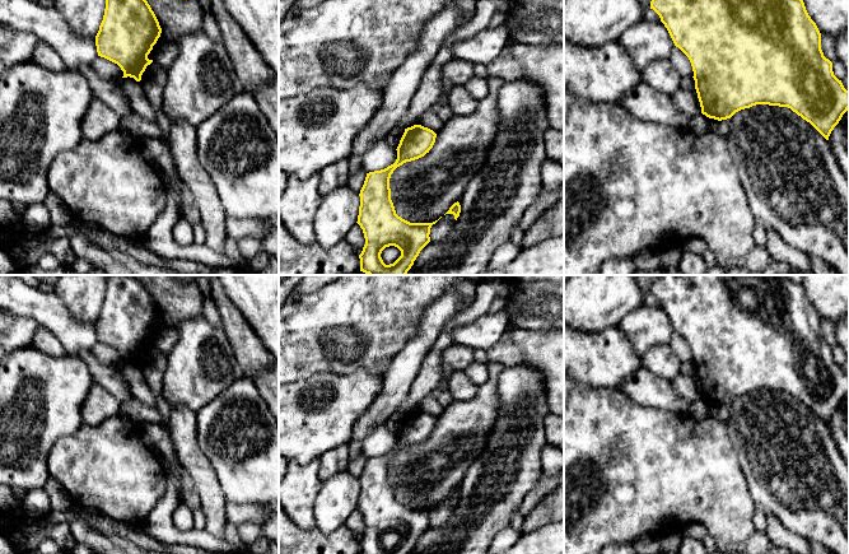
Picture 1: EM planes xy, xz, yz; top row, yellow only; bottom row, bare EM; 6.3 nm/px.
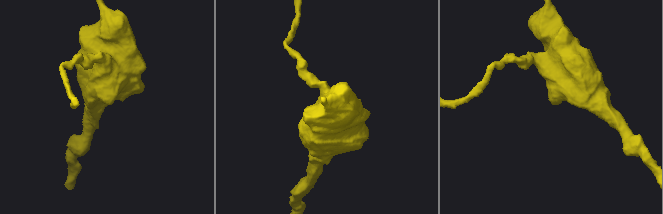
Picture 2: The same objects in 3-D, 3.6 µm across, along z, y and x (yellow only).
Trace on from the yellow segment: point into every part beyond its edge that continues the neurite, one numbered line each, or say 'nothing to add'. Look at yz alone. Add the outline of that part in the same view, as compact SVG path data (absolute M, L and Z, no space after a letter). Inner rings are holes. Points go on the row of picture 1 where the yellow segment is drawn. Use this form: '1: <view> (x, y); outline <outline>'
nothing to add

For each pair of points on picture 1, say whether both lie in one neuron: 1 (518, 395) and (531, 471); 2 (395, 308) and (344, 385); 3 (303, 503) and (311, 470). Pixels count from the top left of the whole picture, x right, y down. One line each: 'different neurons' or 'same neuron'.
1: same neuron
2: different neurons
3: same neuron

